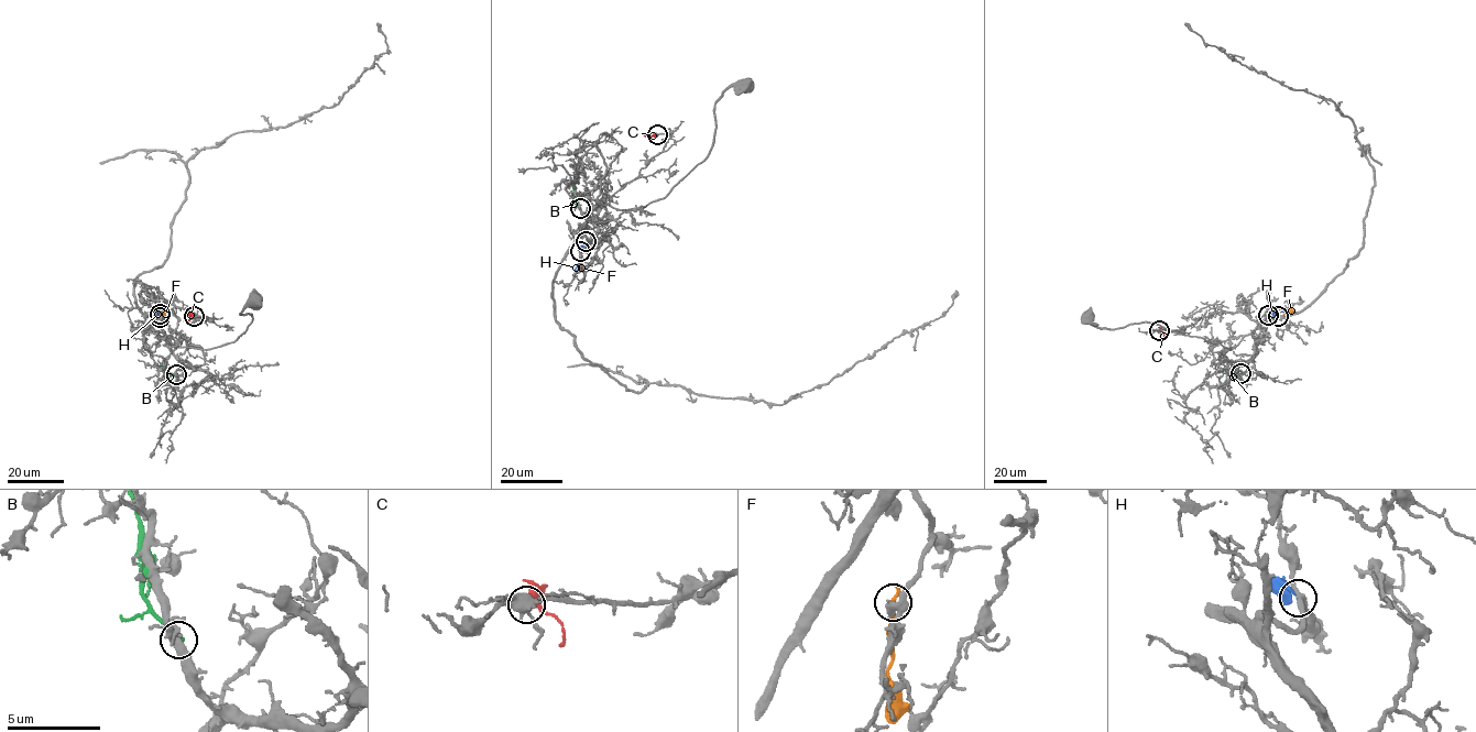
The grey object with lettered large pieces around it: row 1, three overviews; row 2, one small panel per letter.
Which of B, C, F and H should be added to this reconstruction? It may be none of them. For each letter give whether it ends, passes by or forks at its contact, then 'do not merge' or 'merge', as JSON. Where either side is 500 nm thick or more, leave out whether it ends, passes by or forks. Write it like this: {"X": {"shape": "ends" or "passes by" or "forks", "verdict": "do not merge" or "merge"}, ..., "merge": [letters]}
{"B": {"shape": "ends", "verdict": "do not merge"}, "C": {"shape": "passes by", "verdict": "merge"}, "F": {"shape": "passes by", "verdict": "do not merge"}, "H": {"shape": "ends", "verdict": "do not merge"}, "merge": ["C"]}

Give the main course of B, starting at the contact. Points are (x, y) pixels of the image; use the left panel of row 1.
B: (177, 374), (168, 375), (156, 367)

